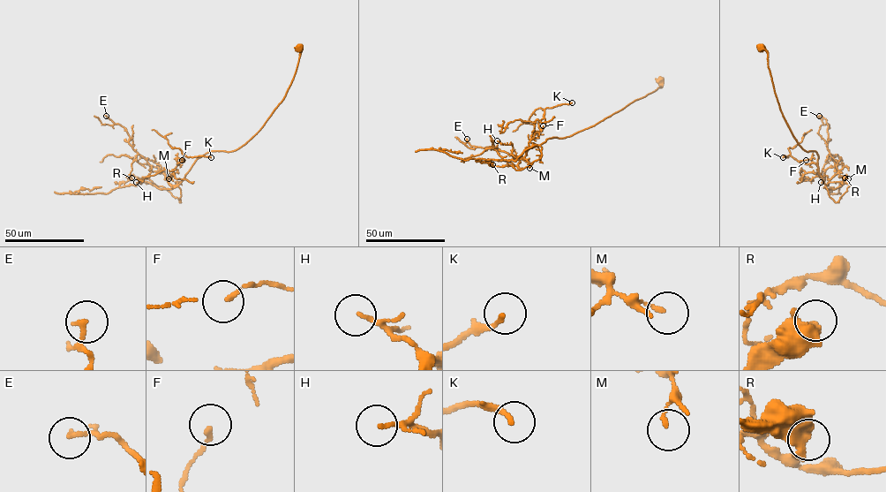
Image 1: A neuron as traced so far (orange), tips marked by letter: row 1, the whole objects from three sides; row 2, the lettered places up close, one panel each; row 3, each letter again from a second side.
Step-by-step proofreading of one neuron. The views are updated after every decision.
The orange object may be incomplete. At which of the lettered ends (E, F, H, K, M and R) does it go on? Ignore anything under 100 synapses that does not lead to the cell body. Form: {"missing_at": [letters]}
{"missing_at": []}

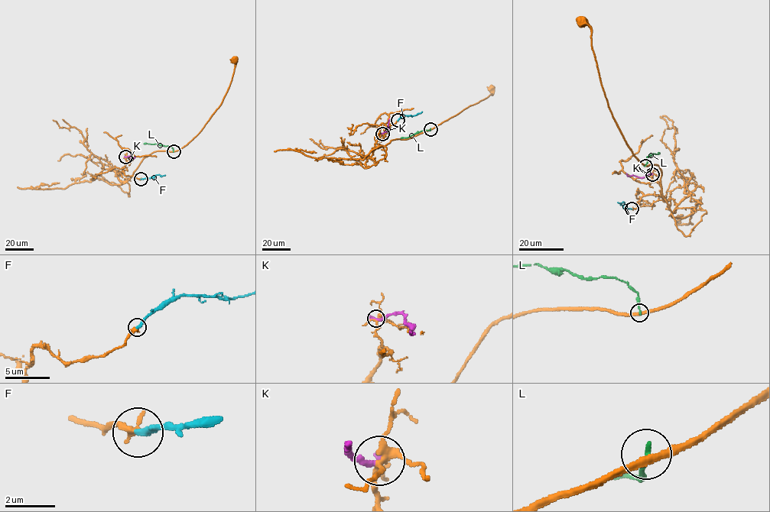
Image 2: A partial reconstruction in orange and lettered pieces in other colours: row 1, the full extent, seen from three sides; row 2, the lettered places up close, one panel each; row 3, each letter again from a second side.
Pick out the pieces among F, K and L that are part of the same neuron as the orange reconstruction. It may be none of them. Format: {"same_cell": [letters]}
{"same_cell": ["F"]}

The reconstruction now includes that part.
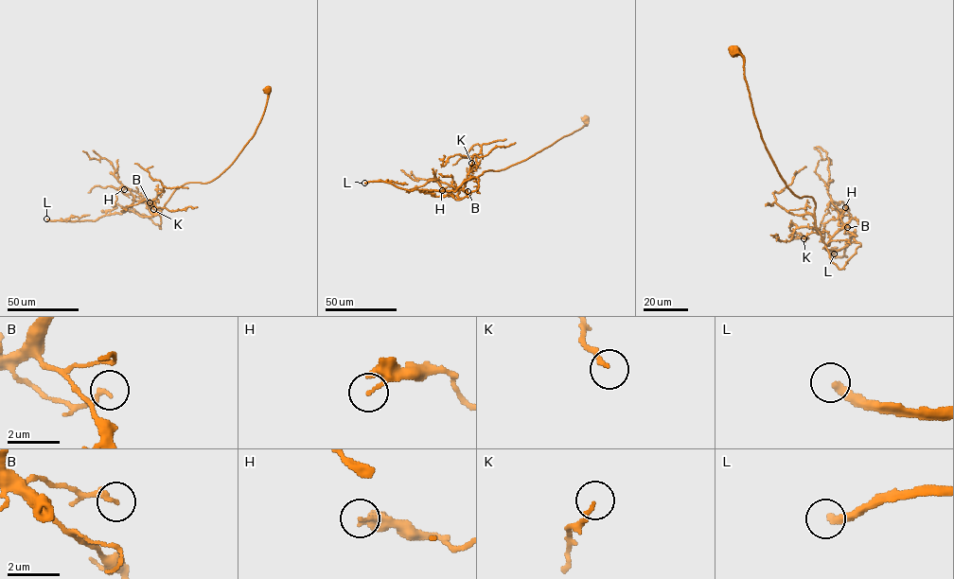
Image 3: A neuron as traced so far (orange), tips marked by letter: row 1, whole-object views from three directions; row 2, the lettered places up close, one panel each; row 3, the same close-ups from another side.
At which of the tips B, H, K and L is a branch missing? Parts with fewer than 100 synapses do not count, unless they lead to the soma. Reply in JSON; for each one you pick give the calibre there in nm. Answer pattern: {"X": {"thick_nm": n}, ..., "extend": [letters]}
{"L": {"thick_nm": 320}, "extend": ["L"]}

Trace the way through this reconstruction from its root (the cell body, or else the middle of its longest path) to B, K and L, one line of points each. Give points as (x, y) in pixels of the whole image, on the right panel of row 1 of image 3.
B: (734, 50), (743, 59), (761, 137), (786, 185), (799, 198), (813, 198), (816, 227), (825, 245), (847, 227)
K: (734, 50), (772, 162), (798, 197), (813, 198), (816, 229), (825, 245), (830, 236), (803, 238)
L: (734, 50), (780, 176), (798, 197), (813, 198), (827, 249), (840, 250), (847, 240), (846, 256), (834, 254)

